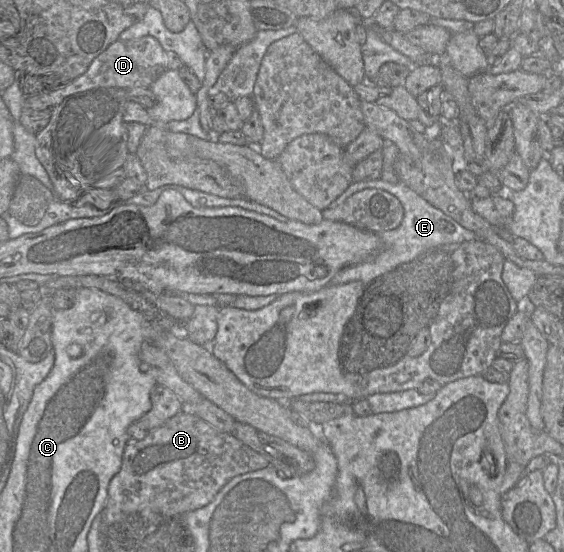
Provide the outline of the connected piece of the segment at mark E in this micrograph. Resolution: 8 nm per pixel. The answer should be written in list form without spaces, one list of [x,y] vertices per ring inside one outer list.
[[[382,179],[359,182],[353,181],[329,207],[333,208],[341,205],[348,197],[358,191],[373,188],[385,190],[394,195],[401,202],[404,209],[403,220],[397,228],[378,234],[382,243],[382,248],[374,257],[363,263],[341,269],[330,280],[329,285],[342,285],[352,281],[360,281],[363,284],[368,285],[380,276],[392,271],[401,264],[410,262],[430,249],[440,247],[453,250],[461,243],[477,238],[473,231],[463,227],[401,181],[395,184],[386,182]]]

